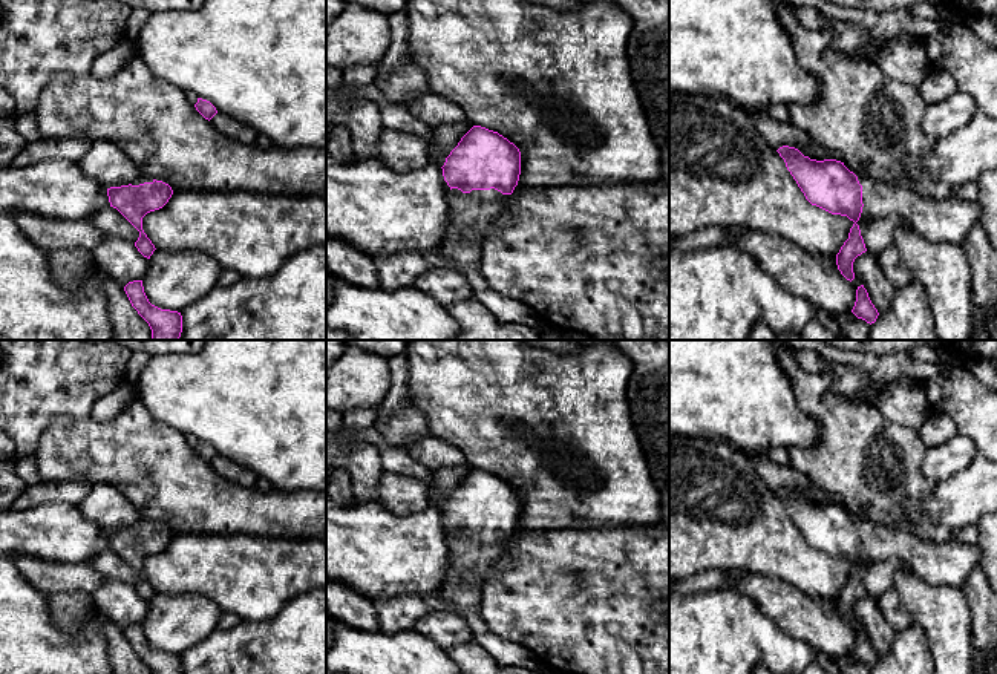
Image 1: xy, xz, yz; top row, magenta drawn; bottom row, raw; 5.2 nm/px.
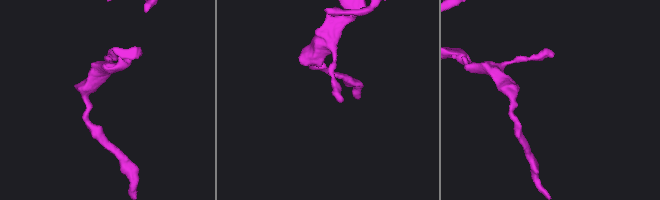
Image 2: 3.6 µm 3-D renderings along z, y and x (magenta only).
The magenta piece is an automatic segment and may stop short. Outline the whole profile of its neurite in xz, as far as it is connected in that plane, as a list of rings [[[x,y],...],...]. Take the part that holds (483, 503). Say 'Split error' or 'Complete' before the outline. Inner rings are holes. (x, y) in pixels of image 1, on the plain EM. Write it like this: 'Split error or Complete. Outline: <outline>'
Split error. Outline: [[[473,469],[441,512],[450,530],[452,567],[466,576],[473,573],[484,587],[518,528],[519,492],[498,475]]]

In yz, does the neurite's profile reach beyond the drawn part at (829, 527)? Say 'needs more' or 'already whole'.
needs more

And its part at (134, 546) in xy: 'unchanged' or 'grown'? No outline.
grown

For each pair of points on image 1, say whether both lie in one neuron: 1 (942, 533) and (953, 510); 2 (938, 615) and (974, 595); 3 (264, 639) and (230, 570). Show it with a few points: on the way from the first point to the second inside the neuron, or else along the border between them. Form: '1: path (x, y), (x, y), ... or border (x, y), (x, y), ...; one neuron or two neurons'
1: border (910, 523), (918, 523), (927, 516), (953, 529); two neurons
2: border (961, 590), (968, 602), (973, 633); two neurons
3: border (287, 602), (267, 619), (242, 621); two neurons

